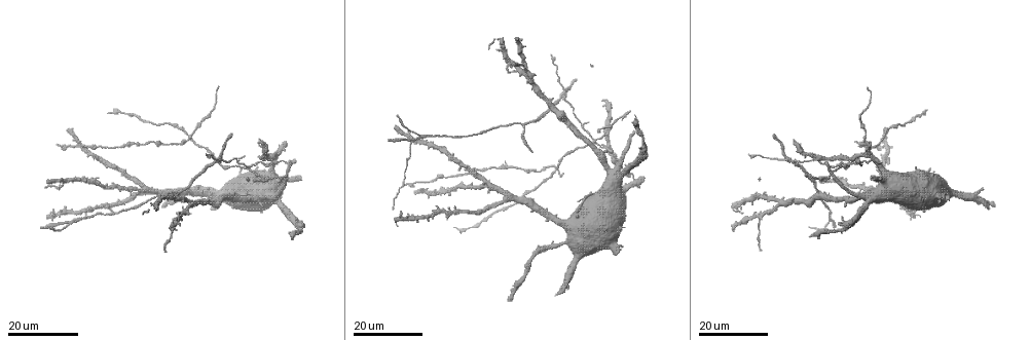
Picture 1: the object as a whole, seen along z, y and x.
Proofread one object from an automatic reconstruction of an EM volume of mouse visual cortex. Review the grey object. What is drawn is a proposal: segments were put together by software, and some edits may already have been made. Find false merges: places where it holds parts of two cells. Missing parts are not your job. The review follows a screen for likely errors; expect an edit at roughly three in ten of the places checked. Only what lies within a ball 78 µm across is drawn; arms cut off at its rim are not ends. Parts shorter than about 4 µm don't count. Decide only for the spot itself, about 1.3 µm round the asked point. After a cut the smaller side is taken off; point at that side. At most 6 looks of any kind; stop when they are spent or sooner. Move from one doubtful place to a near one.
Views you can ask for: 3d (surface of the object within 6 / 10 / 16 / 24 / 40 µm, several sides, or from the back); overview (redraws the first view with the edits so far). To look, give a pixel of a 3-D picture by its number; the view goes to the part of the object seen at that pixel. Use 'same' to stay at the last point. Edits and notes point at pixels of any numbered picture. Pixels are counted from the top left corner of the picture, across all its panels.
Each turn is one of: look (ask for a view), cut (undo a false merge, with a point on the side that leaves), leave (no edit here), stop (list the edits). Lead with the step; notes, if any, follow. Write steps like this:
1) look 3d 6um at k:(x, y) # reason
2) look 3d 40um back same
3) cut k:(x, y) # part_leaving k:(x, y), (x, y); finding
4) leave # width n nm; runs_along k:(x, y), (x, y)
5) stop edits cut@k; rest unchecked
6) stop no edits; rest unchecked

look 3d 24um at 1:(561, 226)

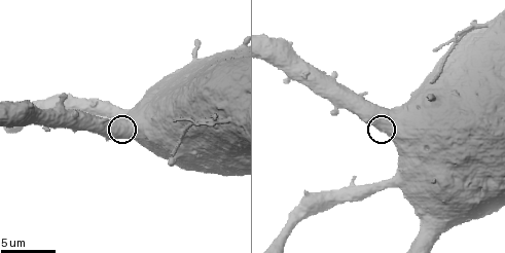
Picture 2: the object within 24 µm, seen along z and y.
look 3d 10um at 2:(387, 133)

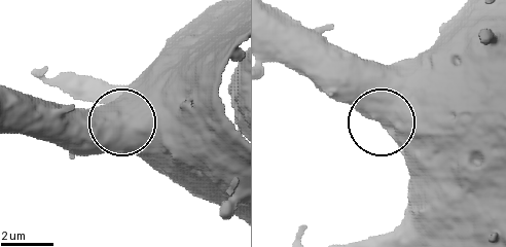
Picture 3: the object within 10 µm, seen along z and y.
leave # width 720 nm; all the same cell

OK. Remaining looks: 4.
look 3d 24um at 1:(426, 191) # three-way junction

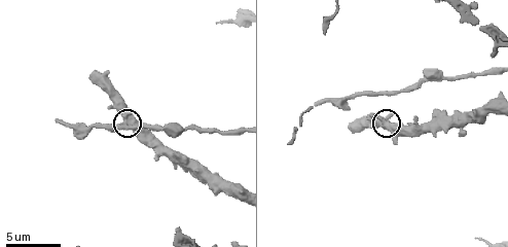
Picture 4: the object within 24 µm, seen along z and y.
look 3d 10um at 4:(382, 121) # closer look

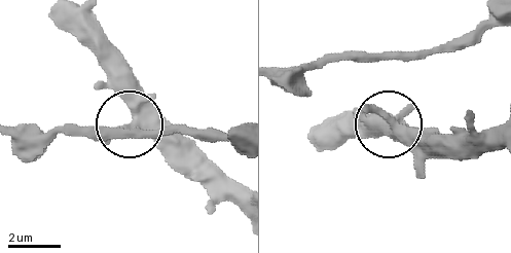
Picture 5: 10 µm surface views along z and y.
leave # arms 3; all the same cell

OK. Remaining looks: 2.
look 3d 16um at 1:(72, 223)

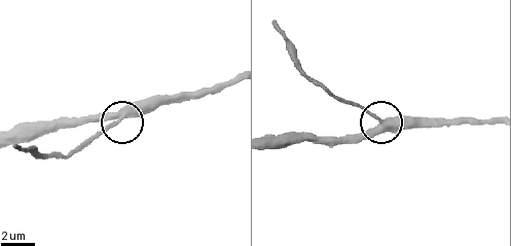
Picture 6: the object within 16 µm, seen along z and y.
look 3d 6um at 6:(381, 121) # closer look

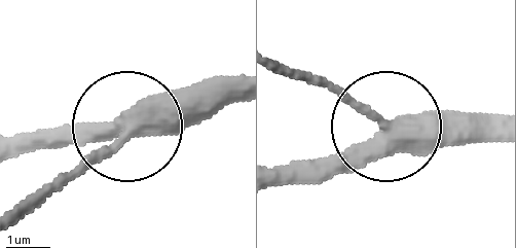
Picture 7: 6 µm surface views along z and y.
leave # width 370 nm; runs_along 7:(493, 125), (394, 125), (298, 176); one cell here

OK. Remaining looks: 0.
stop no edits; rest unchecked

